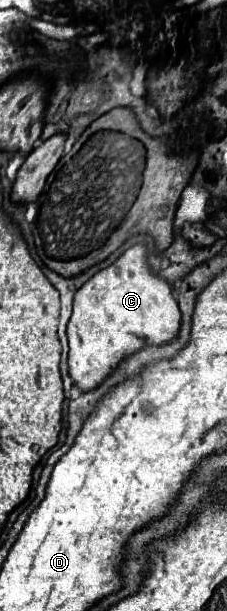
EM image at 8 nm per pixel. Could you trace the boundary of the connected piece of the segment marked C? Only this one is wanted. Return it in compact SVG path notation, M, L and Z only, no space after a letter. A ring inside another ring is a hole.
M134 245L130 247L112 267L96 273L86 285L82 285L76 291L74 297L74 311L68 323L68 343L70 343L70 353L68 353L68 373L74 381L74 385L80 391L92 391L98 387L106 377L110 377L118 365L128 357L134 355L136 351L148 347L148 345L166 345L178 337L180 331L180 309L176 299L172 297L172 287L160 279L156 273L150 271L146 263L146 249L144 245ZM134 339L140 339L140 347L132 347Z

